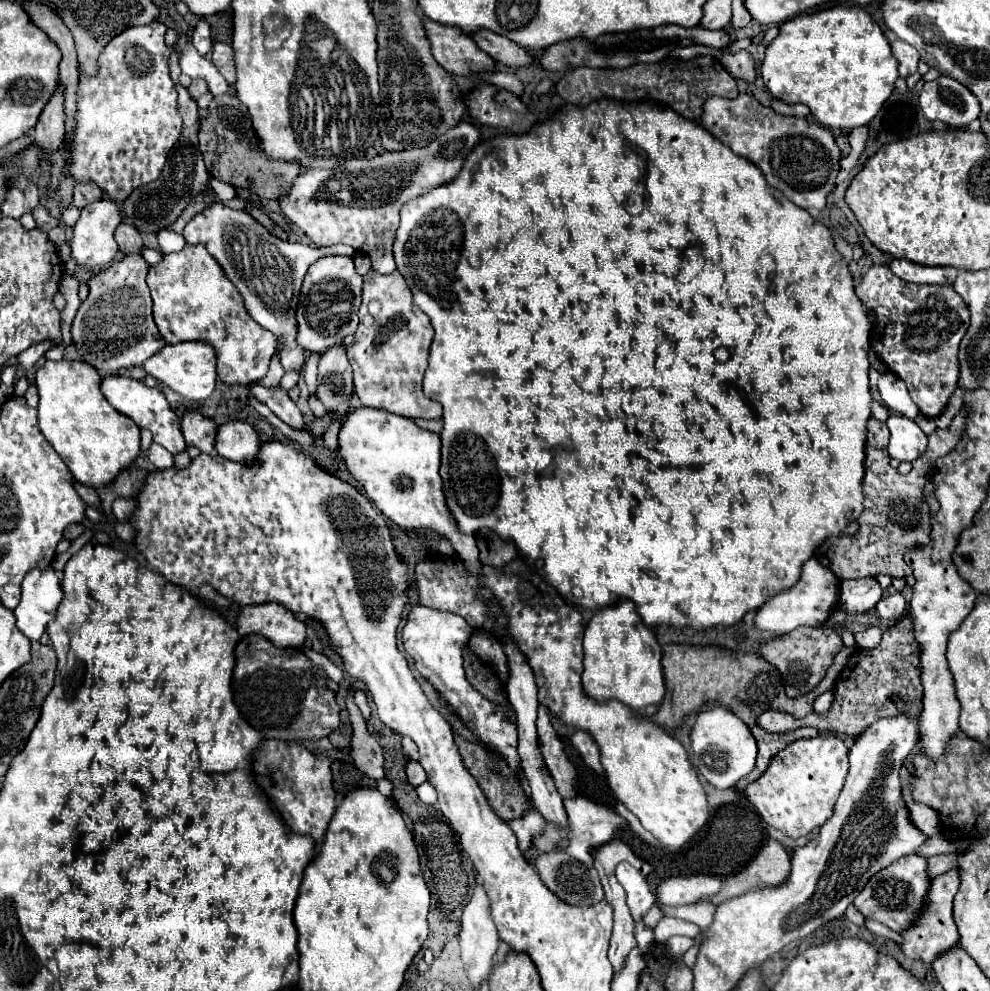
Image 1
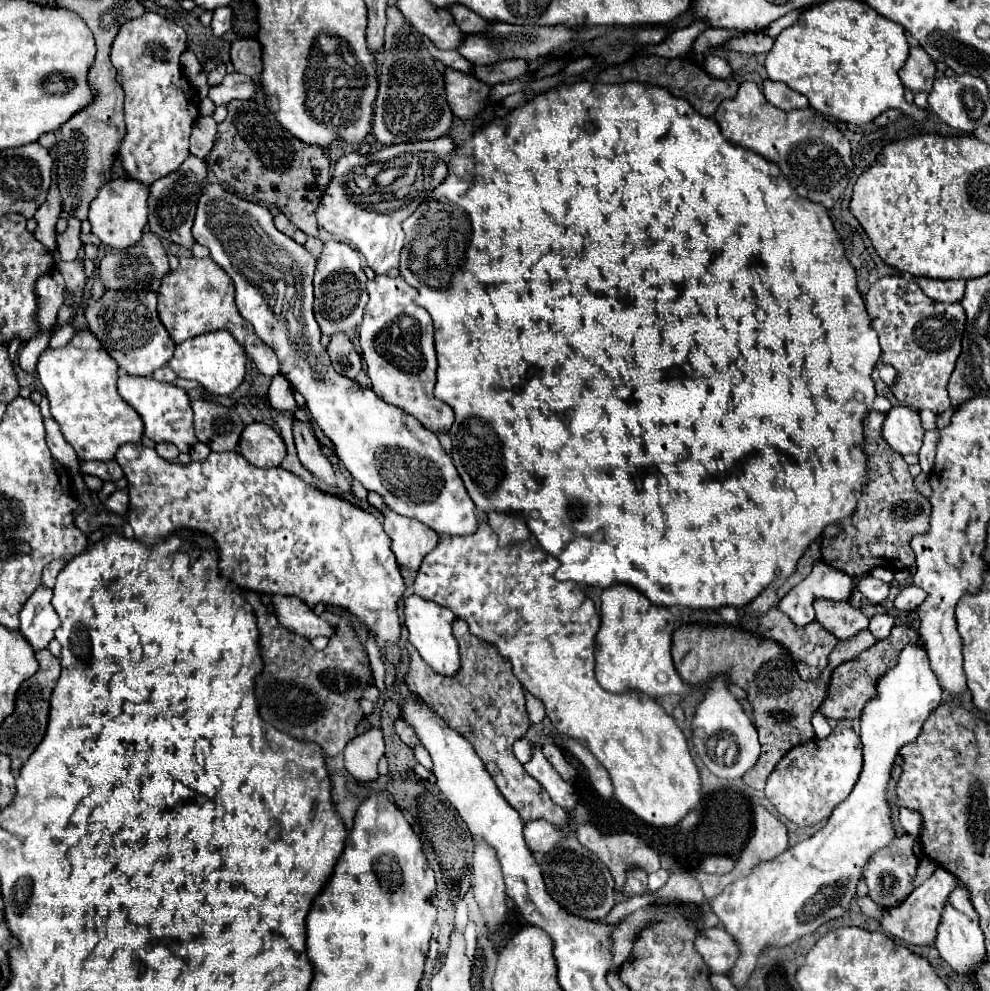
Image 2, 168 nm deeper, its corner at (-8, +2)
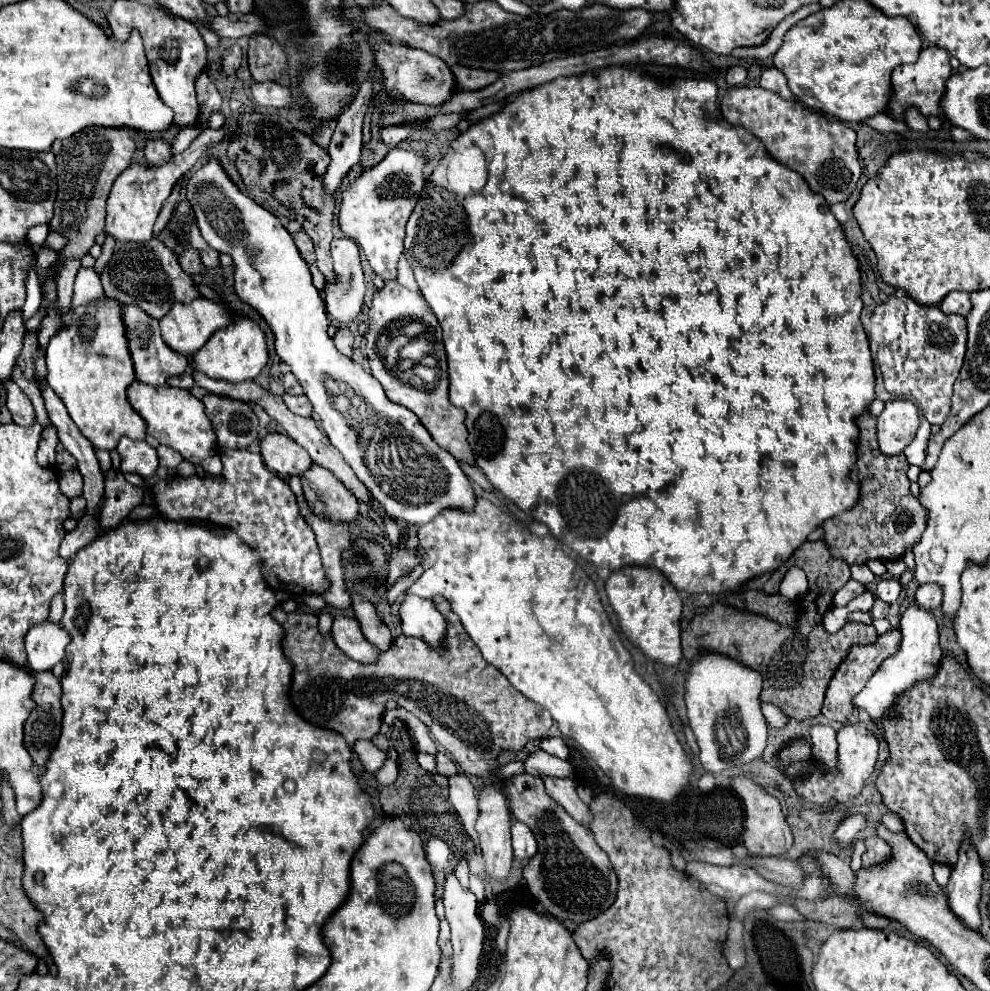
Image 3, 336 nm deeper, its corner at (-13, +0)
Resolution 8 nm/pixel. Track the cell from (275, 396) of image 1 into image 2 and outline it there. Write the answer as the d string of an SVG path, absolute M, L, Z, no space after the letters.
M294 420L294 442L296 442L298 458L304 464L304 468L308 468L312 474L320 476L326 484L336 486L334 468L332 468L330 460L322 454L320 442L318 442L310 422Z

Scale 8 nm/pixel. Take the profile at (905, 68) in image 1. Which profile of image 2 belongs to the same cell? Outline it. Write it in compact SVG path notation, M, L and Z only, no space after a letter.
M920 46L910 48L910 56L908 56L904 68L900 70L902 84L906 88L910 88L912 92L920 92L920 90L930 92L934 74L936 74L936 66L930 60L930 56L924 52L924 48L920 48Z

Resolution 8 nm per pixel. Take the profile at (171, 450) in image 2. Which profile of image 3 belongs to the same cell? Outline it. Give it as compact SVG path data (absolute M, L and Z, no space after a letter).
M159 446L157 456L159 456L159 466L167 466L167 468L177 468L183 462L181 454L169 446Z

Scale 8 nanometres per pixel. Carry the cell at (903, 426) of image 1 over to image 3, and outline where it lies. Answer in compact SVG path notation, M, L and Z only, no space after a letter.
M889 400L885 404L885 410L877 418L877 440L879 450L885 456L893 456L903 452L909 442L913 440L915 432L919 428L919 410L917 406L907 400Z

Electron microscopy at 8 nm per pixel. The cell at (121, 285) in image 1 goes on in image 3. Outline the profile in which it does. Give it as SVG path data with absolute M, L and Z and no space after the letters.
M123 306L123 322L127 326L127 340L129 340L129 350L133 356L135 364L135 376L143 384L151 386L163 386L167 378L179 376L187 368L187 358L183 354L177 354L165 346L161 332L159 332L159 322L155 318L149 318L143 310L137 310L137 306Z

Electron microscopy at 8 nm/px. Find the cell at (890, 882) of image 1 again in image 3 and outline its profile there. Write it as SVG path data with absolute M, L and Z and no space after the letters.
M875 834L865 840L865 846L867 846L867 850L863 852L865 866L873 866L873 864L879 864L889 858L889 844L885 840L877 838Z

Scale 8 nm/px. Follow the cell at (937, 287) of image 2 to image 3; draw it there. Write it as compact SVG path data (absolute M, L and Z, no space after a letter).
M953 292L949 296L945 296L945 300L939 306L945 314L959 314L959 316L967 316L971 312L971 300L969 294L961 294L961 292Z

